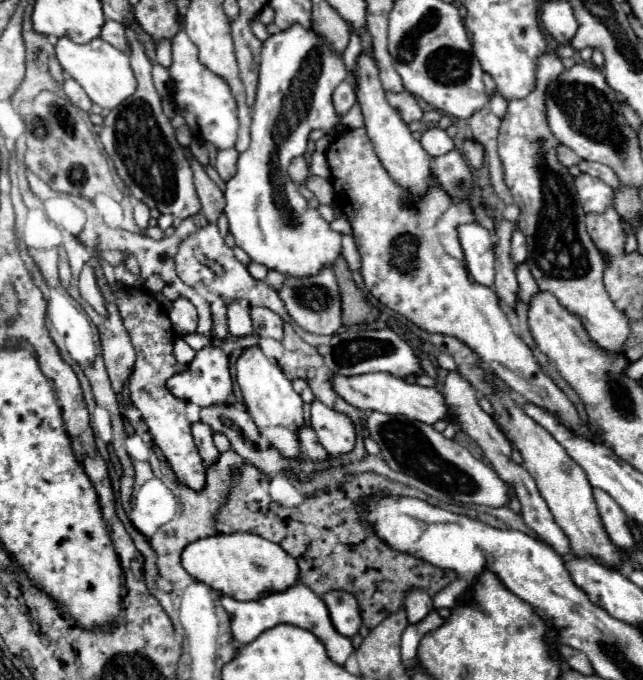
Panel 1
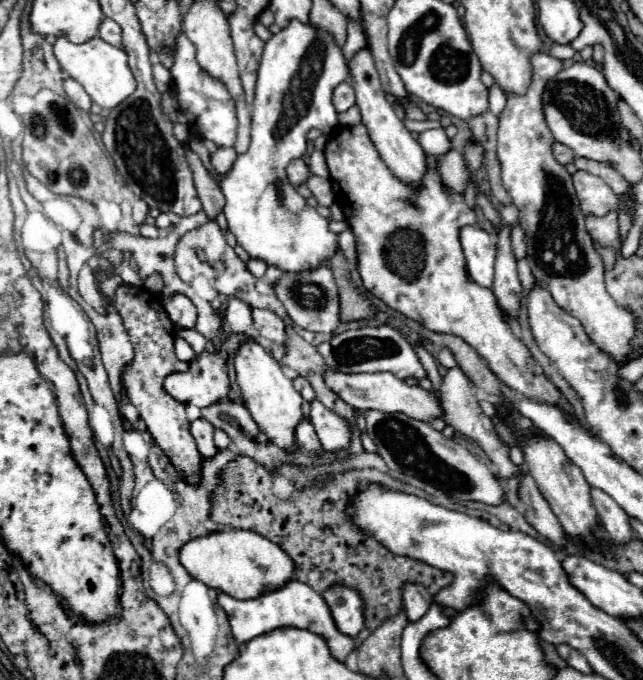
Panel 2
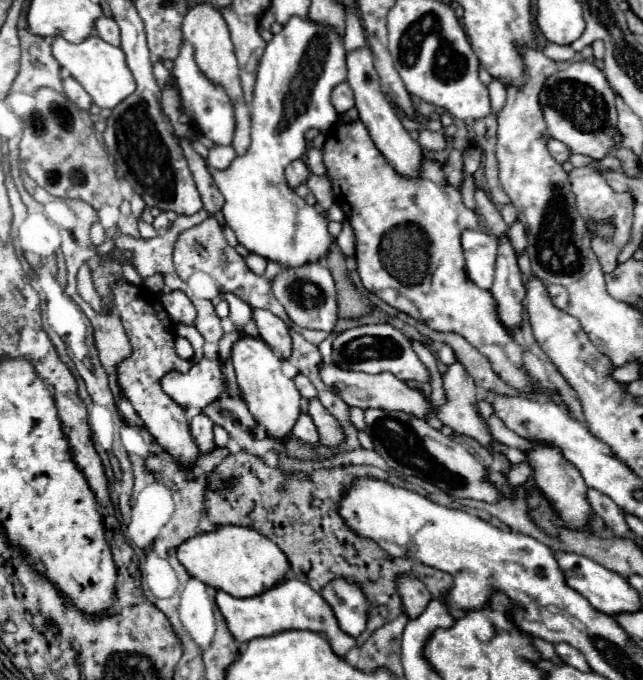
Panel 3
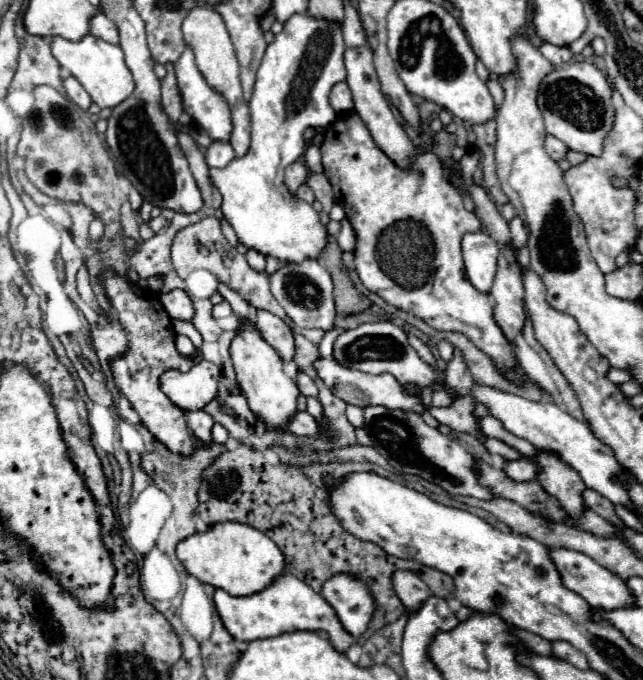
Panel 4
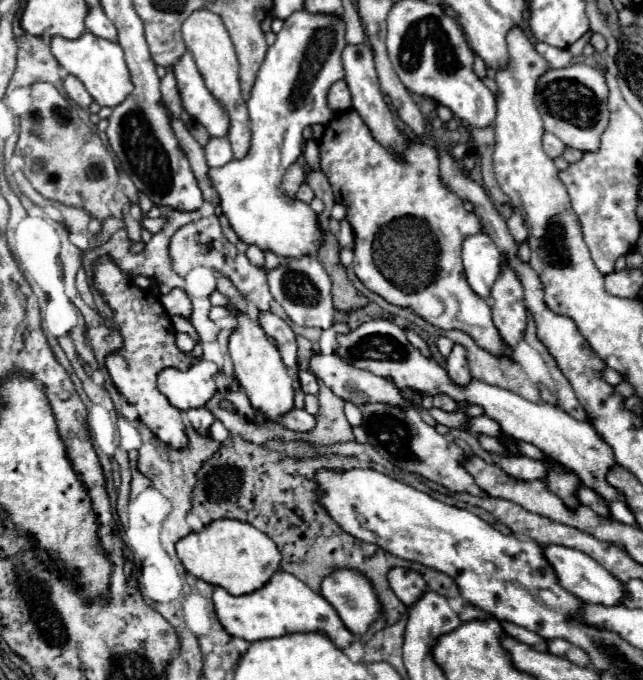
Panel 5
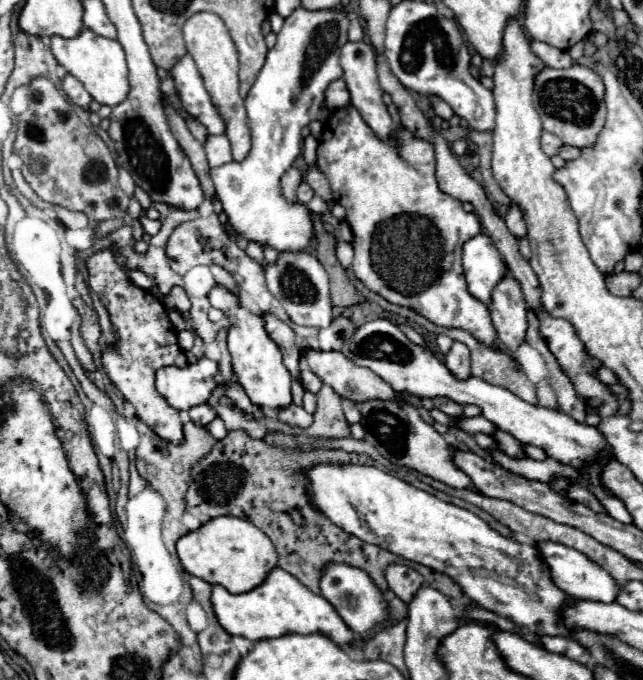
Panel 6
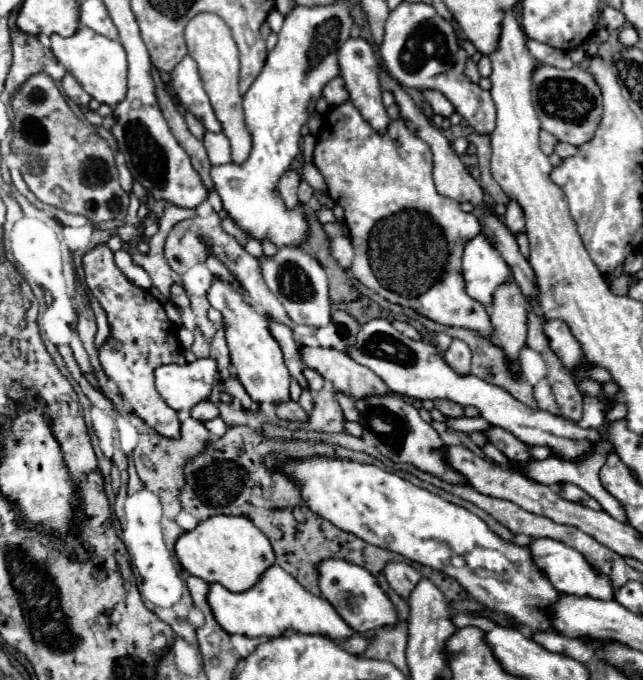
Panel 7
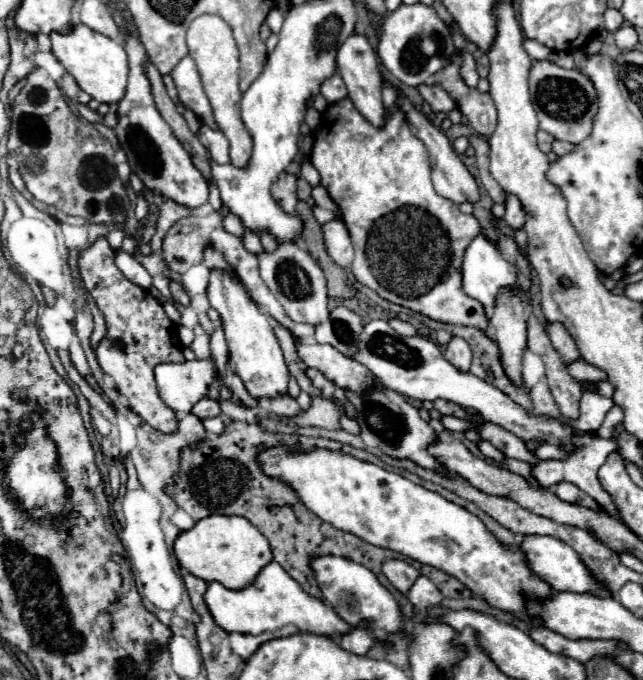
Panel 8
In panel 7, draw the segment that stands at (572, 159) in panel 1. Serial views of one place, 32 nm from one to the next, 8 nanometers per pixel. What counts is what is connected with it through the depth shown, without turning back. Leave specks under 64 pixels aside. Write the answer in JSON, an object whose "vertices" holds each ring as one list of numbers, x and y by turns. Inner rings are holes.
{"vertices":[[540,132,540,148,542,148,542,152,544,154,552,154,554,152,554,148,556,148,556,144,558,144,558,140,556,140,556,136,552,136,550,132]]}

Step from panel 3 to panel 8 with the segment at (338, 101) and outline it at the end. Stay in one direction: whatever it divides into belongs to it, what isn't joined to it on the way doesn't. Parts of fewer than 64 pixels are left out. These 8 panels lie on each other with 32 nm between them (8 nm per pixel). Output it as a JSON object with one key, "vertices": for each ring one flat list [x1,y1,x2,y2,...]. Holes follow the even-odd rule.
{"vertices":[[336,74,336,76,332,76,330,80,326,80,324,84,322,84,322,96,330,102,330,104,336,104,336,100,344,100,346,96,348,96,348,92,346,92,346,88,344,88,344,82,342,82,342,78]]}

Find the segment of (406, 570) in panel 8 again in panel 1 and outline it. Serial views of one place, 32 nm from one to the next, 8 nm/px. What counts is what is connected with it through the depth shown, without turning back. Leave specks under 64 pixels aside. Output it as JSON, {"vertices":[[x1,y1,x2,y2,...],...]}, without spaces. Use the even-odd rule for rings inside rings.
{"vertices":[[410,590,404,602,406,614,408,614,408,622,416,624,420,620,424,620,424,616,428,616,428,612,432,612,432,598,422,592,422,590]]}

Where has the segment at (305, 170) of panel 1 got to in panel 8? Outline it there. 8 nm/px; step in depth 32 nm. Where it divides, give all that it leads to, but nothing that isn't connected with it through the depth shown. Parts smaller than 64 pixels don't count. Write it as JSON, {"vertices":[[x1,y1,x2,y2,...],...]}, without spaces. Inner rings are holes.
{"vertices":[[282,174,278,178,278,182,272,186,272,194,282,204,284,212,294,212,294,208,298,204,296,180,298,180,298,176,294,176,294,174]]}

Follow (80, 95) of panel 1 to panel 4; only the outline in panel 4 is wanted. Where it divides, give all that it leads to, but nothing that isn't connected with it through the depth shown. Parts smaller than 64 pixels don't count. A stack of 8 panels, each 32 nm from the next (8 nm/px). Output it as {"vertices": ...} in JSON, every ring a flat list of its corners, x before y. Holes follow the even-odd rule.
{"vertices":[[68,76,68,78,64,80,64,90,66,90,68,98,70,98,74,104,78,104,82,110,88,110,88,108,90,108,92,98,88,96,88,92,82,88,82,84,80,84,74,76]]}

